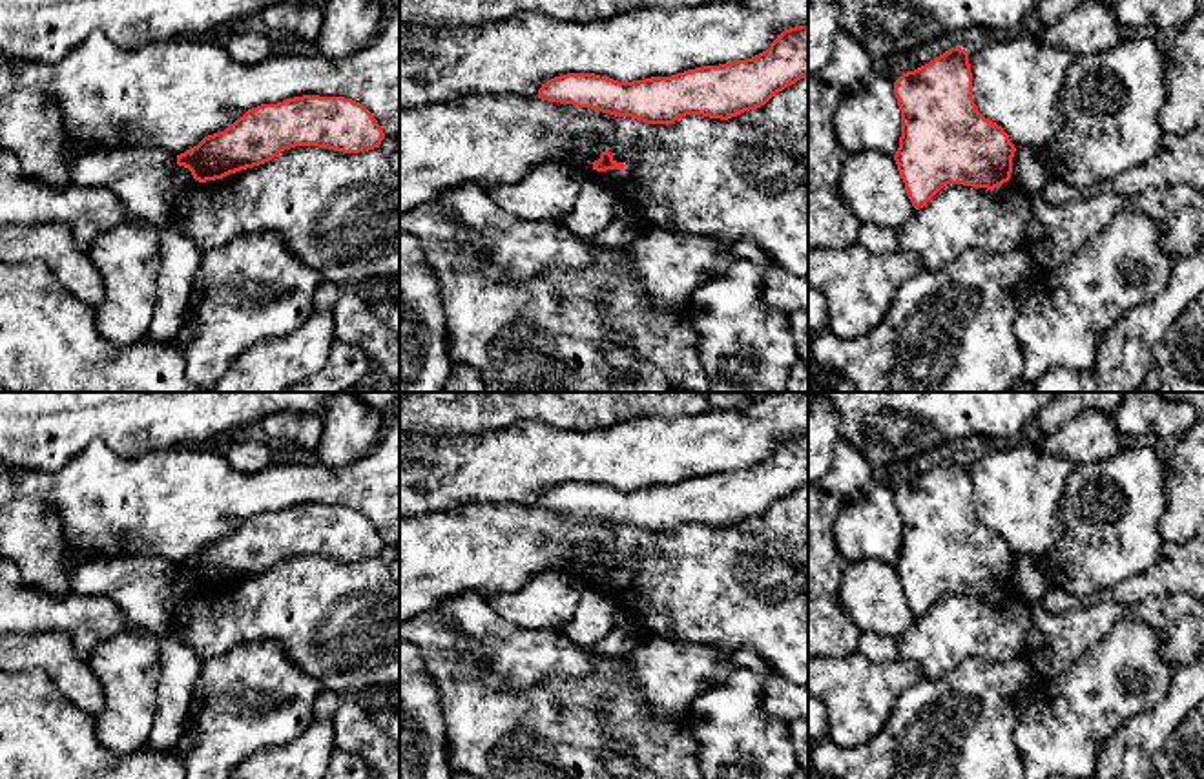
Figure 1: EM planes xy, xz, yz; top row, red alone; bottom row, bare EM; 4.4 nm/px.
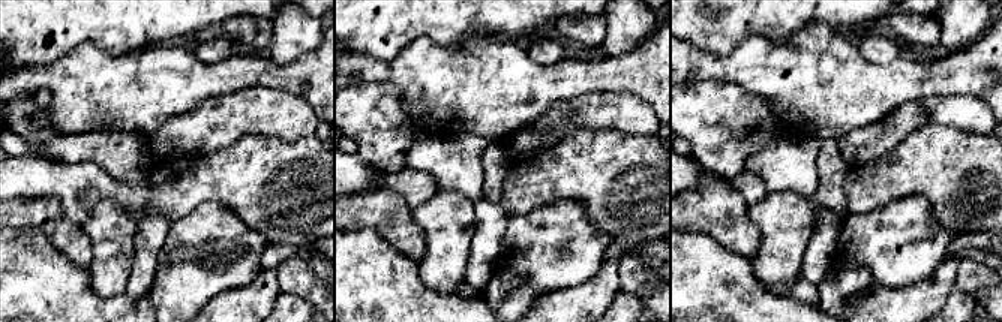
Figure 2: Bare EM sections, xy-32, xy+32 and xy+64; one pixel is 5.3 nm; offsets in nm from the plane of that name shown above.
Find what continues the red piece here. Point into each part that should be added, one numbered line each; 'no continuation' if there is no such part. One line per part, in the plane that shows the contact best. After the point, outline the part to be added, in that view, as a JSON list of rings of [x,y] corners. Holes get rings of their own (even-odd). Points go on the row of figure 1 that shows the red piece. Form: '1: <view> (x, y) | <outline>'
no continuation

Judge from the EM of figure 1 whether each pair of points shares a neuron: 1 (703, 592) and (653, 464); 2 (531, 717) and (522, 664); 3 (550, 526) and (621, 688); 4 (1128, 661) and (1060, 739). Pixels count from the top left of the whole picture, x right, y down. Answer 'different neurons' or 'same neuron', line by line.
1: different neurons
2: different neurons
3: different neurons
4: same neuron

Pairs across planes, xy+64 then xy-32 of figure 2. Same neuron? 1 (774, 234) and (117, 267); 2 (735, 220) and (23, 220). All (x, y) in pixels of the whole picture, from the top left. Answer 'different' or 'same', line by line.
1: same
2: same

